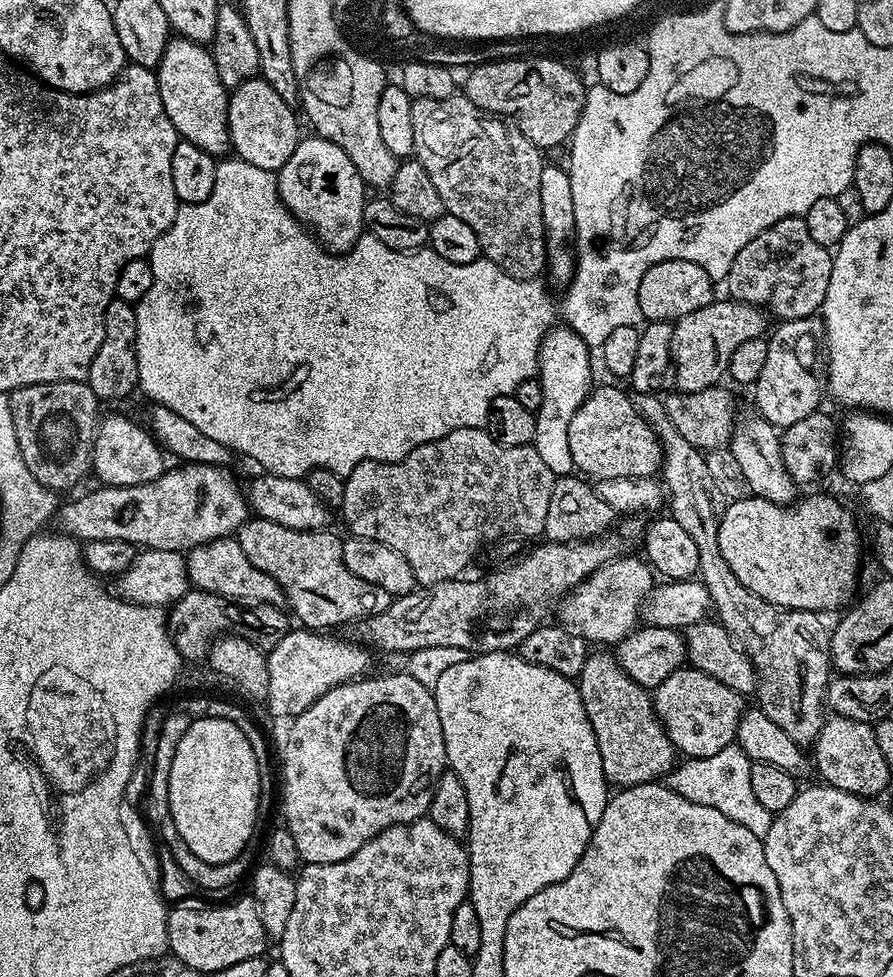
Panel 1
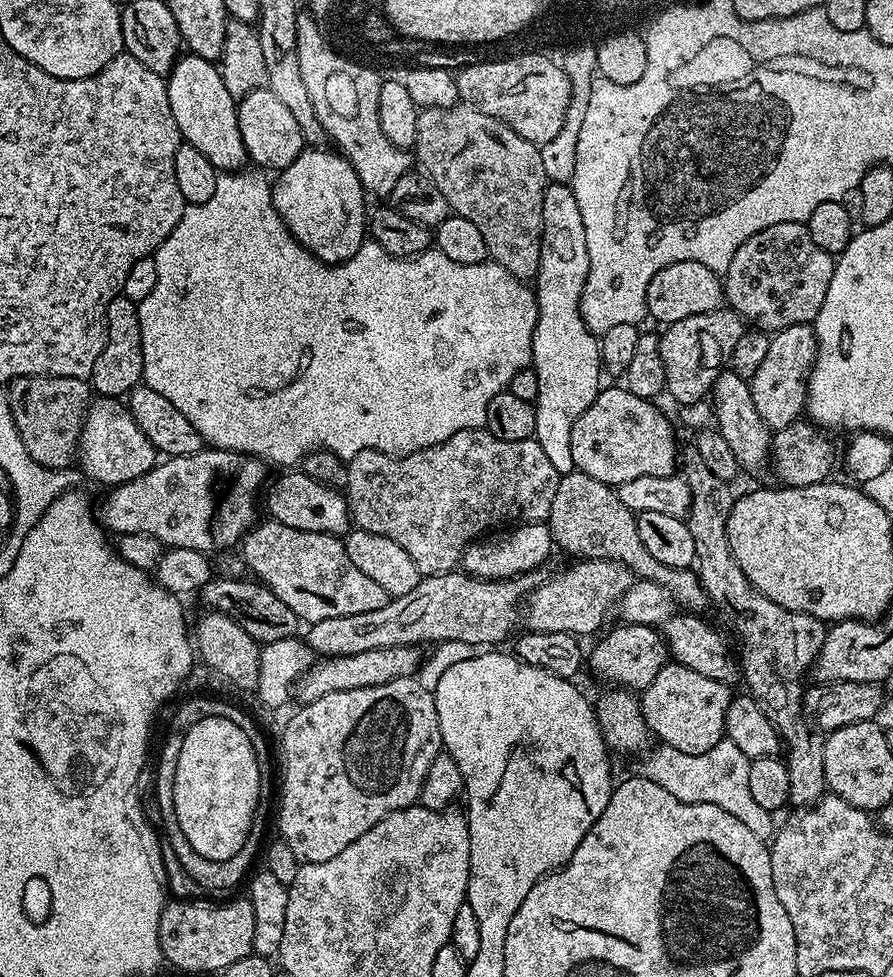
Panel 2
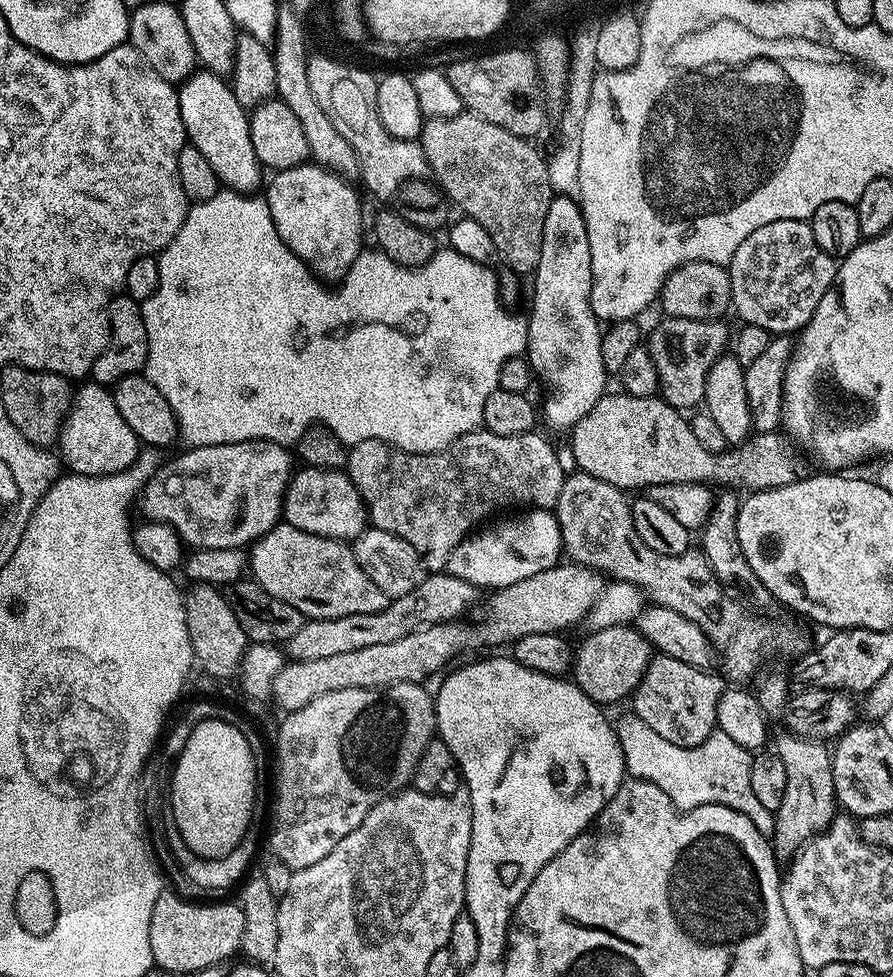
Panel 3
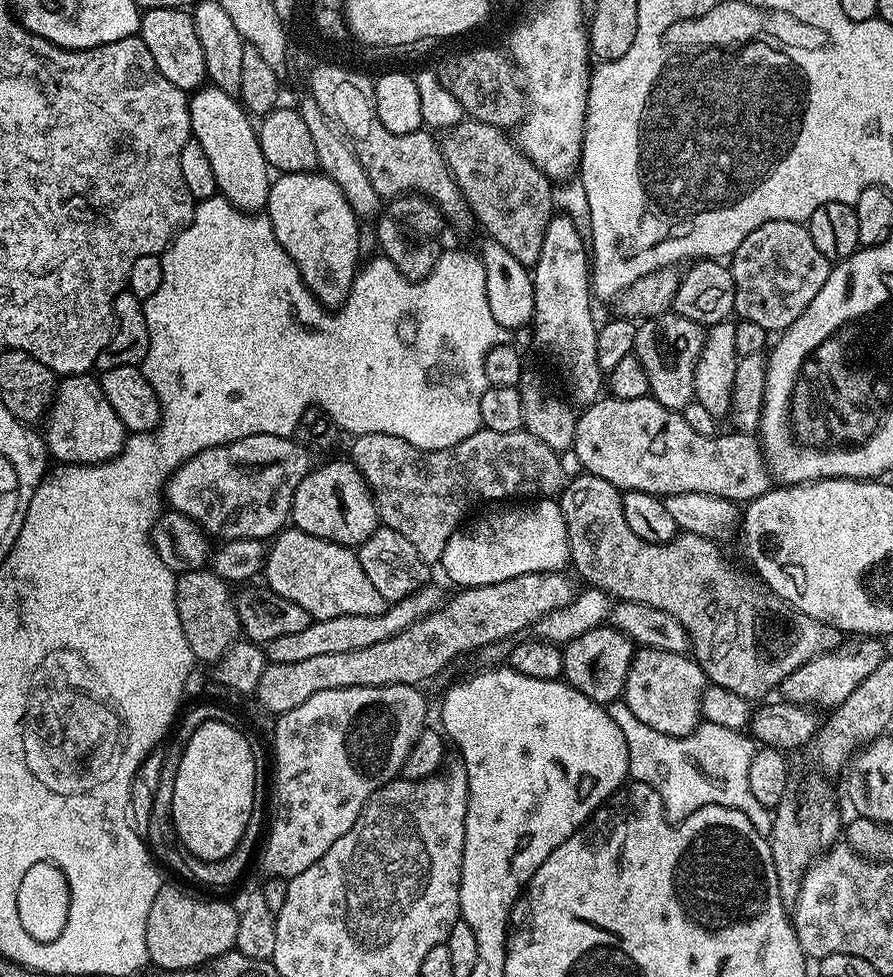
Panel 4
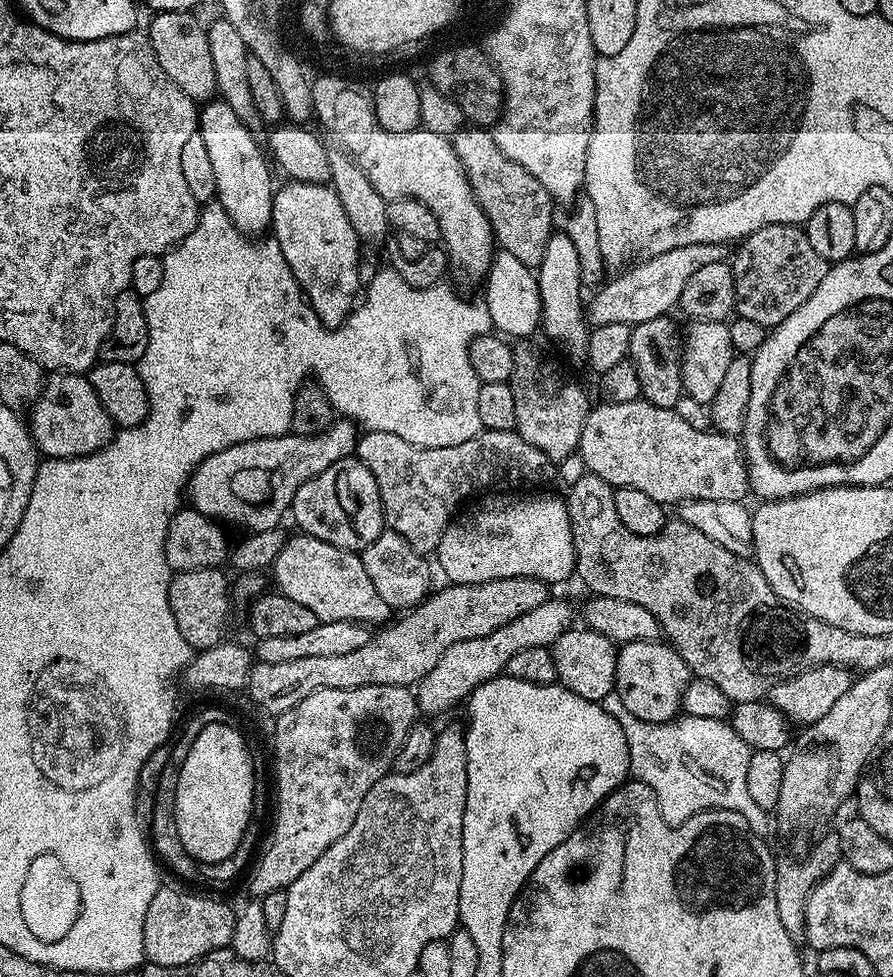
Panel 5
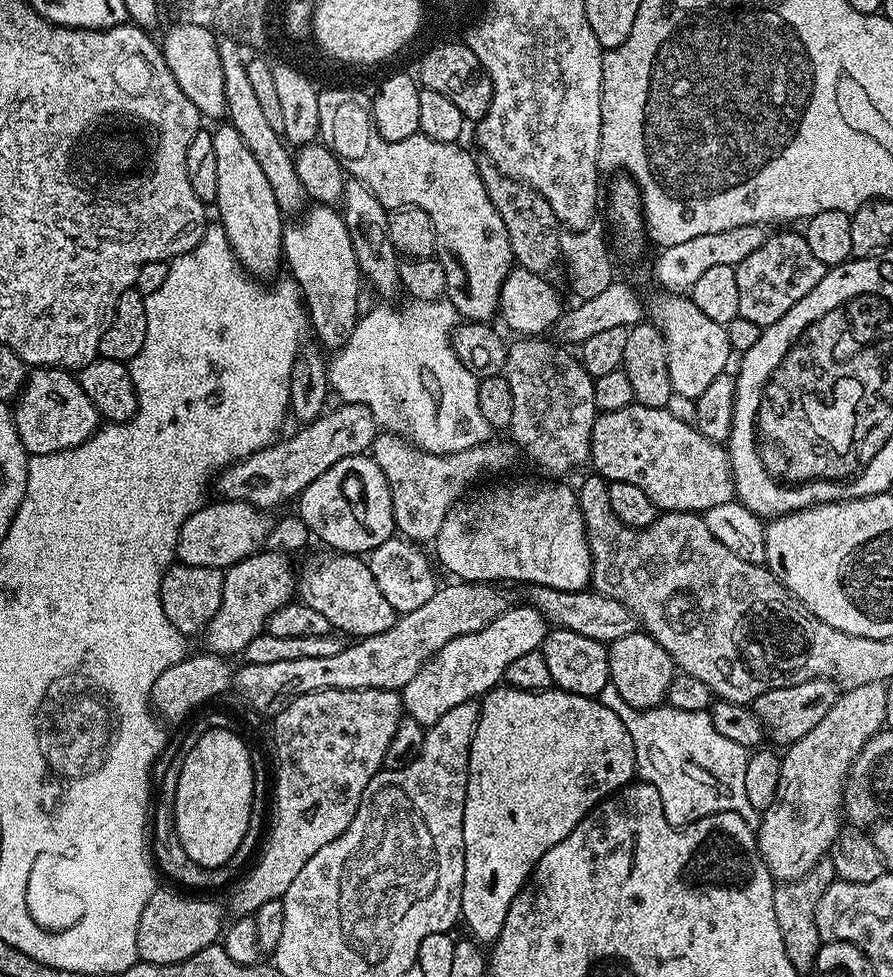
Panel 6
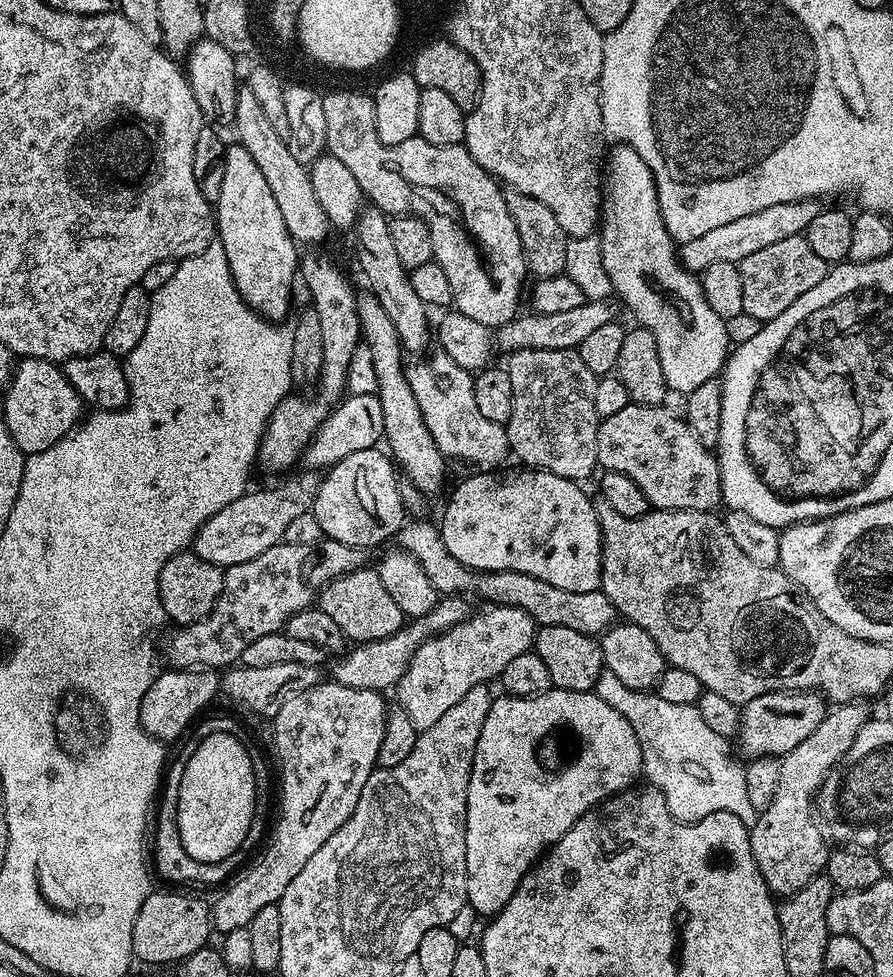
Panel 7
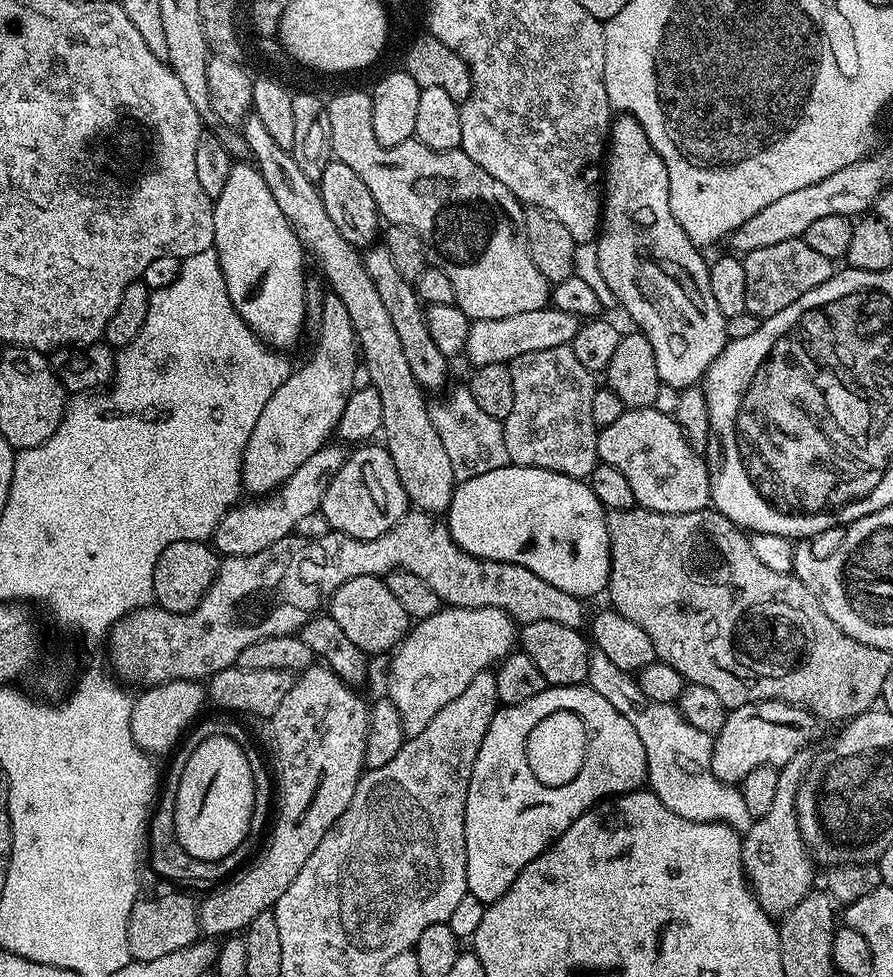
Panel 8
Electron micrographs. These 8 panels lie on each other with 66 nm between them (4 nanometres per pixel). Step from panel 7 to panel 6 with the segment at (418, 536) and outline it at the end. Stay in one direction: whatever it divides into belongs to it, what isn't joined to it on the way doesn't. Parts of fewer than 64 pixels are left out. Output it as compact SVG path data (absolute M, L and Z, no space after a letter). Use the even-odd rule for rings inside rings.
M545 584L527 585L526 592L528 592L527 603L535 607L549 625L574 630L585 638L594 638L606 646L613 644L618 638L624 638L626 634L634 634L638 630L638 621L634 613L626 606L622 606L622 602L601 592L554 590Z

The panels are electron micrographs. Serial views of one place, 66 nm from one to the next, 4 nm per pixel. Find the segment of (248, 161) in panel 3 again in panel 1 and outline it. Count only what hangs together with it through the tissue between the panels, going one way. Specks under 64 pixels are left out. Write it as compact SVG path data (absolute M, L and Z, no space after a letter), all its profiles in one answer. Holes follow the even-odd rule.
M172 38L155 69L160 84L162 106L174 122L177 137L213 154L229 151L228 97L224 83L218 78L211 51L203 43L185 38Z

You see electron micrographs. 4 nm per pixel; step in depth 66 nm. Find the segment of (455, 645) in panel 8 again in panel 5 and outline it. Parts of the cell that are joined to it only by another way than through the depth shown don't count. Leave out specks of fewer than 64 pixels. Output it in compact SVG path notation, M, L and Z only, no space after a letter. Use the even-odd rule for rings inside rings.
M556 598L530 610L530 614L516 618L514 622L499 627L494 634L484 638L472 638L470 642L458 642L458 646L450 646L442 658L438 658L438 666L426 674L420 683L415 685L416 706L421 713L444 712L456 699L467 697L477 685L504 672L505 664L511 655L529 646L549 647L573 625L574 612L571 606Z

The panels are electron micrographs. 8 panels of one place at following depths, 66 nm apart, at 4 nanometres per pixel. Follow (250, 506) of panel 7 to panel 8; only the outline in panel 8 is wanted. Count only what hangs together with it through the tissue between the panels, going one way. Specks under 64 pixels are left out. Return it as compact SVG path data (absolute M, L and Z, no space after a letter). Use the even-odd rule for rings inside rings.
M327 444L315 451L290 476L287 482L273 493L255 499L258 500L256 502L248 504L242 502L229 509L212 535L212 544L217 553L226 558L261 553L274 542L291 535L299 520L318 512L330 481L333 480L334 475L338 474L338 470L345 465L348 457L348 450L345 445L334 445Z

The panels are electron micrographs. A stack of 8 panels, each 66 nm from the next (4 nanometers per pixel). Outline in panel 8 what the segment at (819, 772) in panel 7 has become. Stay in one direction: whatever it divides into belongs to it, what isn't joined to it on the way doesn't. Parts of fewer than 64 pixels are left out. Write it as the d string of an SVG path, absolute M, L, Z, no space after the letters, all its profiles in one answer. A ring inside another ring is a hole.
M805 750L794 754L790 762L778 769L778 791L774 803L771 804L770 810L766 810L766 814L753 819L750 830L742 836L744 874L748 877L752 894L762 906L762 910L766 910L766 914L773 918L787 916L814 888L812 879L815 878L817 869L814 867L812 853L804 845L796 817L800 783L814 759L813 753L810 753L811 751Z

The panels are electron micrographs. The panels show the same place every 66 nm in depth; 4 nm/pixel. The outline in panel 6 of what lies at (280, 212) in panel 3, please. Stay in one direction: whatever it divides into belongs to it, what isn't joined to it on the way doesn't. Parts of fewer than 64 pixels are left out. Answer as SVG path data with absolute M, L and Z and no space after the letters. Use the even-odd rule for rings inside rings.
M326 204L310 208L301 211L293 224L285 223L283 263L292 271L289 272L291 279L300 287L311 331L316 331L315 339L321 345L329 344L332 350L339 350L348 341L348 334L354 330L361 311L362 275L351 245L350 231L341 213Z

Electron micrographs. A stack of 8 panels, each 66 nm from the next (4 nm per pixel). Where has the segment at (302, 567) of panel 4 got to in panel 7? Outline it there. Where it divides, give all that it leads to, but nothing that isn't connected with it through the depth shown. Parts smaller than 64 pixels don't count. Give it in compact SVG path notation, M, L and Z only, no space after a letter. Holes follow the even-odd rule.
M372 566L355 568L353 572L347 572L344 576L337 576L335 580L325 584L318 593L318 606L326 614L330 614L330 618L334 618L338 630L342 630L342 634L352 642L385 640L390 638L390 634L394 634L398 629L404 627L406 623L406 617L402 614L402 610L398 610L394 598L390 598L390 593L383 588L382 578Z

